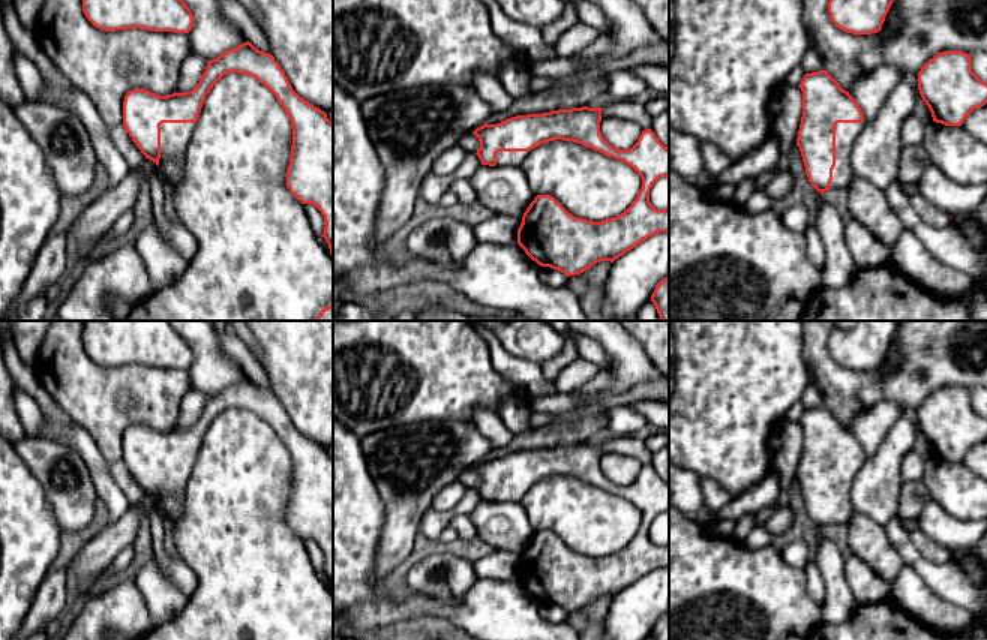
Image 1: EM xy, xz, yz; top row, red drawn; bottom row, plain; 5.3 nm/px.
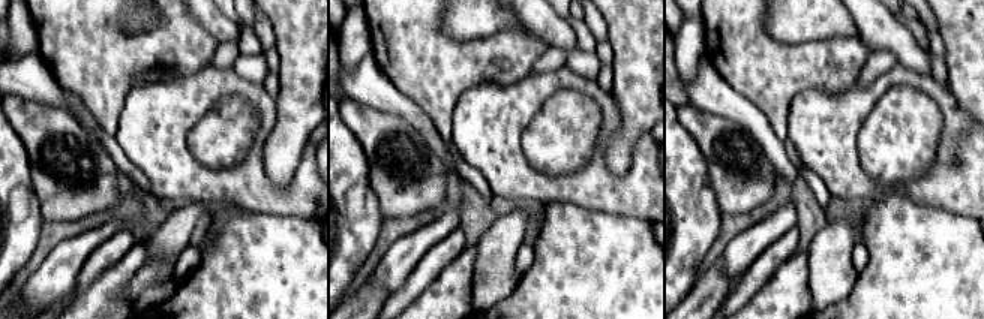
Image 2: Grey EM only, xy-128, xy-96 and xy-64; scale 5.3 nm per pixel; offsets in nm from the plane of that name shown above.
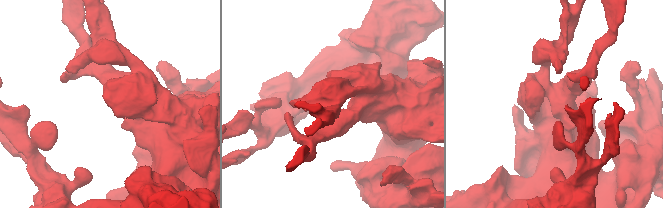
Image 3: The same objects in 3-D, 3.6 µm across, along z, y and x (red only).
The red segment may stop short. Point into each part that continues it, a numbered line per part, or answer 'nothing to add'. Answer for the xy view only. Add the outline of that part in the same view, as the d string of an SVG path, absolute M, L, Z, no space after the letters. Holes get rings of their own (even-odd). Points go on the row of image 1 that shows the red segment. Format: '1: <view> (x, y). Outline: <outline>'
1: xy (174, 137). Outline: M196 123L160 124L159 175L172 187L183 178L186 151Z

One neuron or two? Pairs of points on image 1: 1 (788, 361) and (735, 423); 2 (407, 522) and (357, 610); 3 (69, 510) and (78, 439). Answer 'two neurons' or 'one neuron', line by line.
1: one neuron
2: two neurons
3: two neurons

